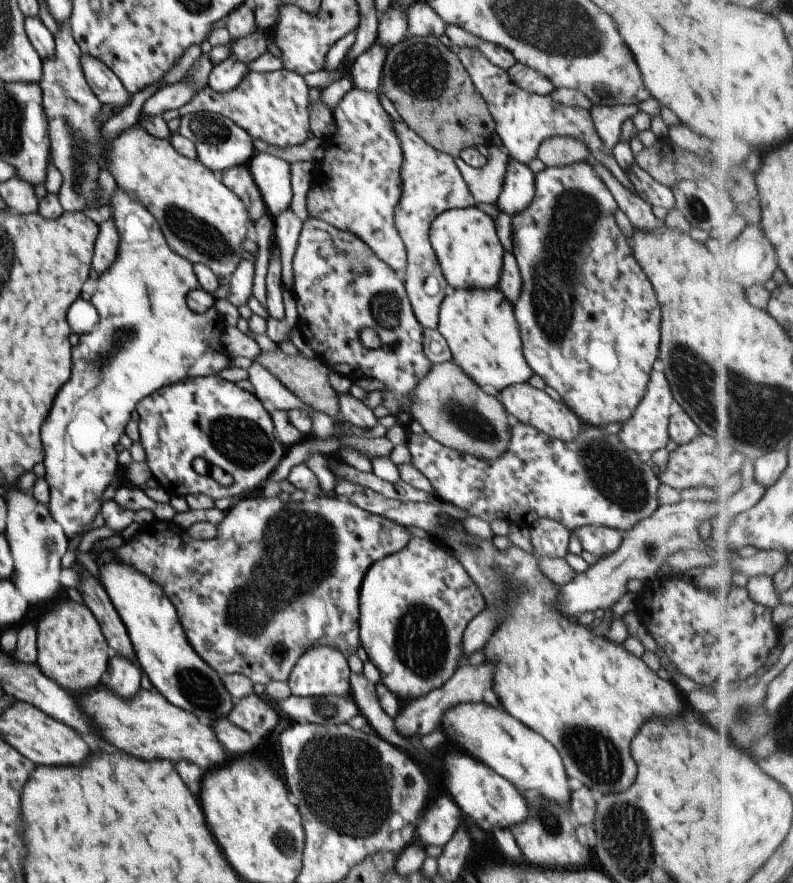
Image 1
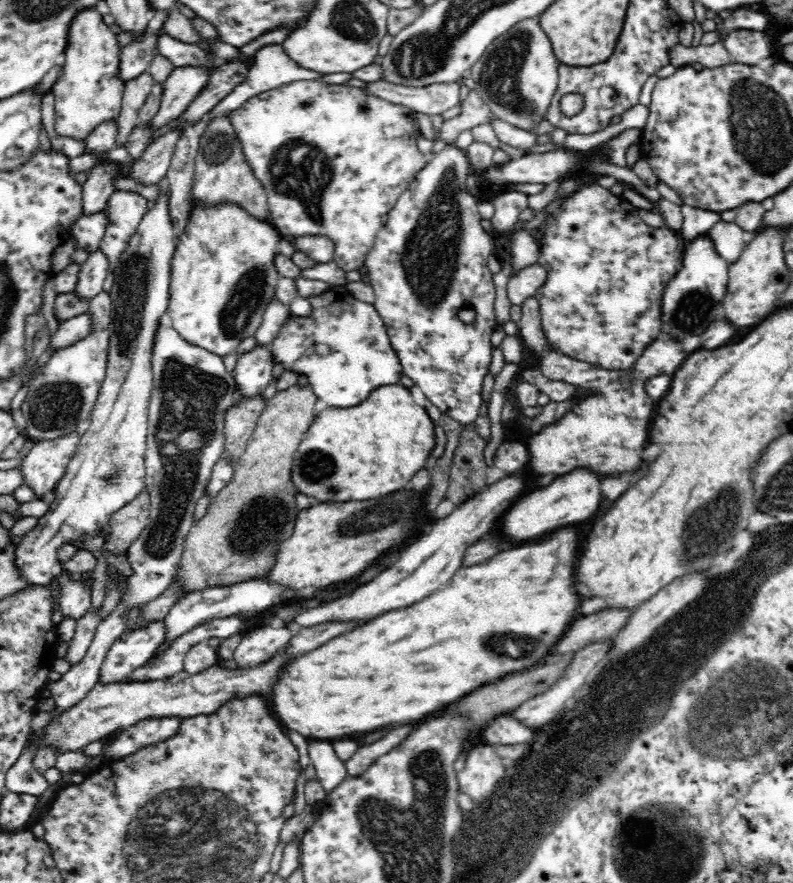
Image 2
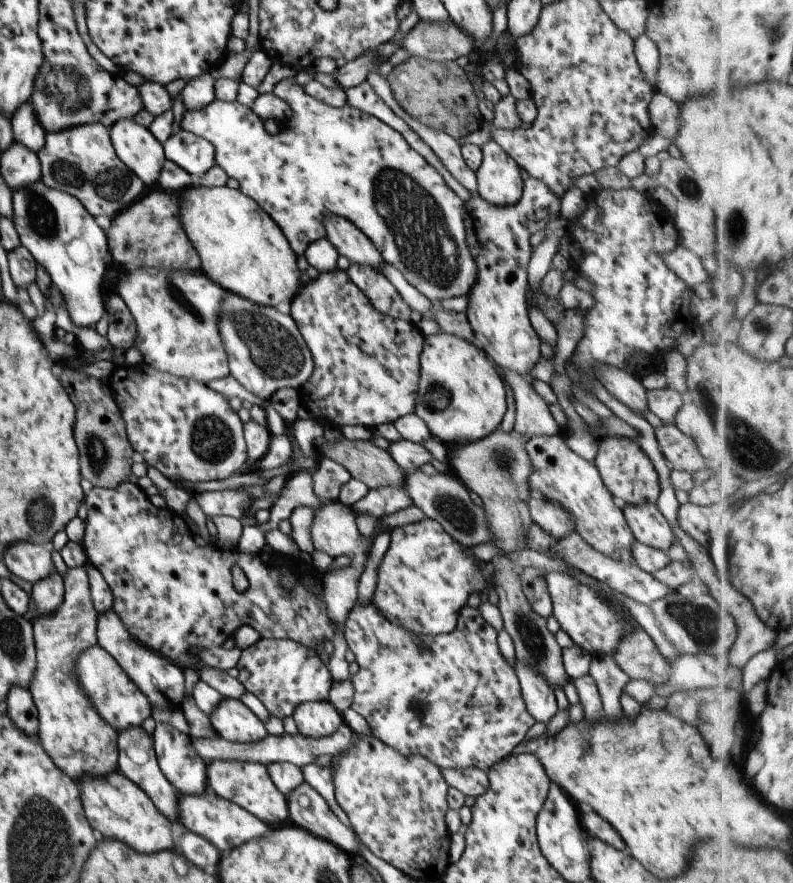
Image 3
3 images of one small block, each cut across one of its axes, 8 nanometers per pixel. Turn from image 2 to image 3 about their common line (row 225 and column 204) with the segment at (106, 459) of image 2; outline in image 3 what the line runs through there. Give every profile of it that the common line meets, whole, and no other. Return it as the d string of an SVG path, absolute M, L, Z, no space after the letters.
M183 129L169 135L162 149L165 158L187 174L203 174L215 162L215 150L209 141Z

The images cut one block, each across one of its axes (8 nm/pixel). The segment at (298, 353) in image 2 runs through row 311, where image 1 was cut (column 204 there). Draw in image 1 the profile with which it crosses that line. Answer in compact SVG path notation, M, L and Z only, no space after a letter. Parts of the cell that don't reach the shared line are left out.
M113 188L108 208L119 242L113 264L98 275L95 291L88 298L97 310L97 324L89 334L79 336L79 344L71 348L71 378L53 398L53 404L39 430L44 478L49 486L46 506L68 540L81 534L100 510L101 493L109 486L117 470L118 454L114 446L119 442L119 437L125 434L125 426L137 402L183 378L215 376L232 363L221 344L226 324L213 304L202 314L191 311L186 305L188 292L200 289L193 264L167 246L155 217L121 188Z

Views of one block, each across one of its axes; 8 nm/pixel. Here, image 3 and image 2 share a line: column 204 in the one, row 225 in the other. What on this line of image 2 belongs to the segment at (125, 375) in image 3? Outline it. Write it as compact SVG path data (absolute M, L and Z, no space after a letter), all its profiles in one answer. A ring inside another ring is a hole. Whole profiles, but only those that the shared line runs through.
M457 147L444 150L438 148L438 152L433 151L432 162L420 170L416 174L416 178L410 182L407 189L402 193L398 202L390 209L388 213L388 221L378 232L374 246L369 250L365 260L366 268L369 270L370 282L375 294L375 309L378 311L380 318L383 320L386 332L388 333L390 344L398 359L400 359L403 374L410 377L415 384L420 386L420 390L427 396L427 399L437 406L444 414L450 416L460 423L460 426L475 424L477 417L480 415L480 406L482 406L482 386L484 377L489 374L488 367L492 358L492 344L490 343L491 334L500 328L494 310L495 301L495 284L493 283L493 274L488 269L488 257L495 253L495 234L484 230L480 225L480 213L478 213L478 200L474 195L466 189L466 181L469 175L472 174L469 166L469 158L466 156L466 151L460 150ZM469 307L475 312L474 320L471 323L465 323L458 317L458 313L462 308Z

